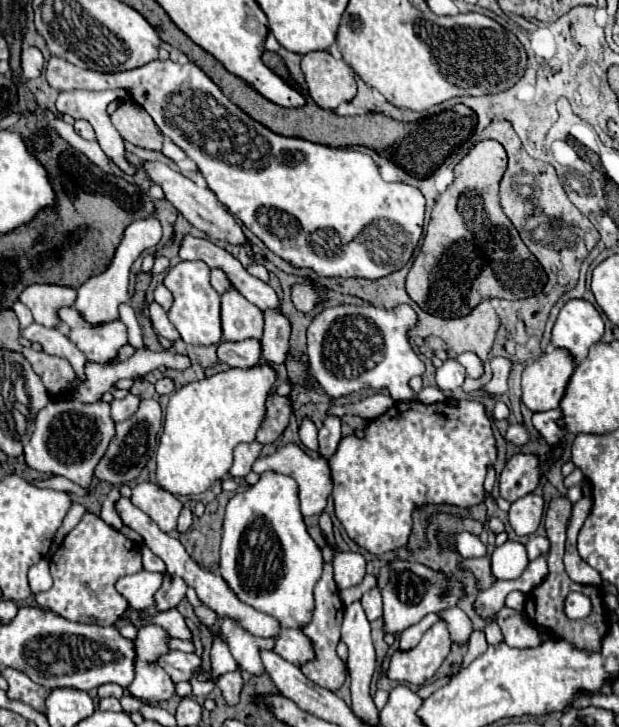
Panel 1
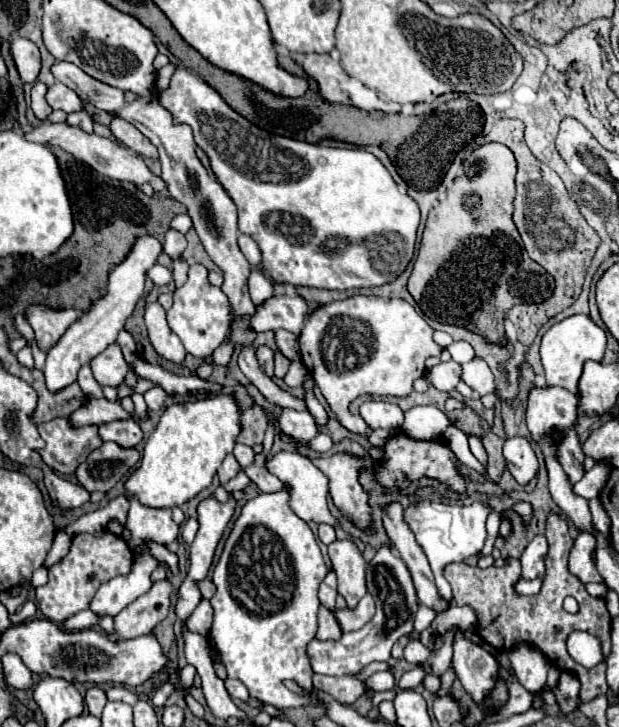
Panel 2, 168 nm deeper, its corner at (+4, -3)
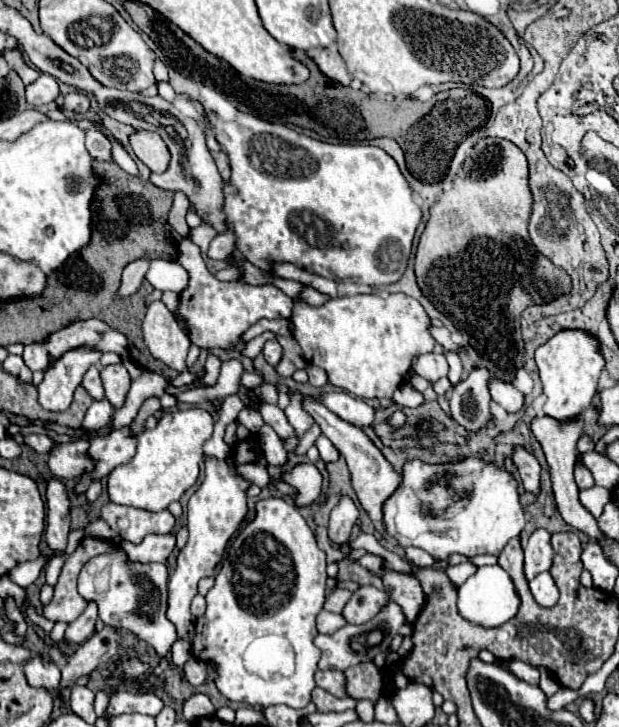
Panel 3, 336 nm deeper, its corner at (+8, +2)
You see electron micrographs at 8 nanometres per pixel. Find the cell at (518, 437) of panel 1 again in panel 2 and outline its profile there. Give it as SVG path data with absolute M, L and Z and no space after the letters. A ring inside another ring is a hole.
M508 438L504 444L504 458L510 474L520 486L528 486L538 474L538 458L526 438Z

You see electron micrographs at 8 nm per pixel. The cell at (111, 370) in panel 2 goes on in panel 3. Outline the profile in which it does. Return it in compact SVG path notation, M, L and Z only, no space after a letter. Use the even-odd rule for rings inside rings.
M106 365L100 369L102 383L106 389L106 399L112 403L114 409L120 409L130 387L130 375L124 365Z

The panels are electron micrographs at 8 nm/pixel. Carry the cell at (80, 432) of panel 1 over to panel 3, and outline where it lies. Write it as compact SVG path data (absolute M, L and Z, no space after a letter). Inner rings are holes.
M28 435L28 437L20 437L20 443L26 443L28 447L32 447L38 453L50 453L52 447L56 445L50 437L46 435Z

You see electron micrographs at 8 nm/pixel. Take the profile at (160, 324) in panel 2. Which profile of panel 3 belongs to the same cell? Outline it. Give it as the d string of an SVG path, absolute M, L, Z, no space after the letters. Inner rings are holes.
M152 301L148 305L146 317L142 321L144 343L148 345L150 353L166 363L170 369L184 371L186 369L186 355L190 349L190 339L178 327L174 315L162 301Z

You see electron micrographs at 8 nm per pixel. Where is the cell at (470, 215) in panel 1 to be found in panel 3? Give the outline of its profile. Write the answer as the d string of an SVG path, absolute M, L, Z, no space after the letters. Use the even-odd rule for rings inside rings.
M484 137L474 145L470 171L470 177L460 179L452 191L444 193L430 207L430 217L416 249L414 273L424 297L428 297L430 303L454 323L466 345L476 347L476 351L460 353L464 377L474 365L482 365L490 369L492 375L512 381L514 371L524 363L524 341L518 325L520 313L528 305L548 303L558 295L568 293L570 277L564 269L554 267L546 257L538 255L530 243L528 215L531 213L532 197L528 186L528 162L522 151L506 139Z

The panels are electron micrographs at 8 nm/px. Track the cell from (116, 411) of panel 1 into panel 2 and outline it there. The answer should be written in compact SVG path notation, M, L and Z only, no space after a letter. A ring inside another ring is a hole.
M134 418L102 424L98 428L98 434L104 442L114 442L122 448L136 448L140 444L140 440L144 438L144 434L142 434L142 430Z

